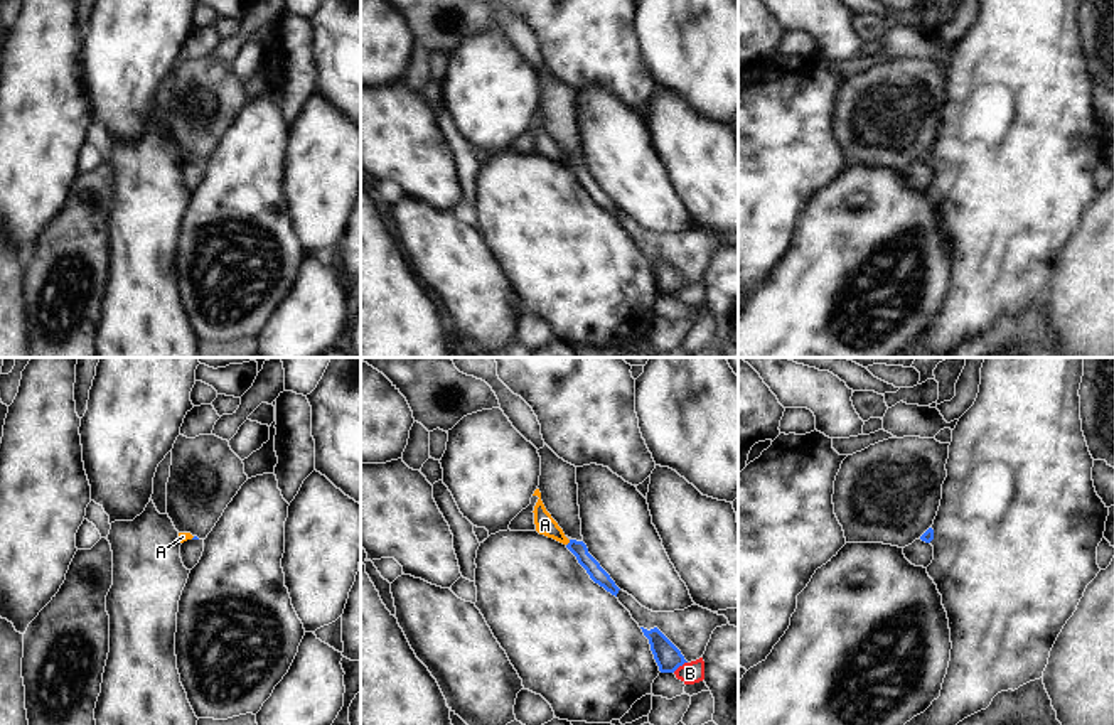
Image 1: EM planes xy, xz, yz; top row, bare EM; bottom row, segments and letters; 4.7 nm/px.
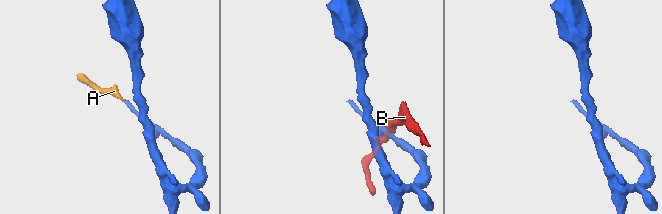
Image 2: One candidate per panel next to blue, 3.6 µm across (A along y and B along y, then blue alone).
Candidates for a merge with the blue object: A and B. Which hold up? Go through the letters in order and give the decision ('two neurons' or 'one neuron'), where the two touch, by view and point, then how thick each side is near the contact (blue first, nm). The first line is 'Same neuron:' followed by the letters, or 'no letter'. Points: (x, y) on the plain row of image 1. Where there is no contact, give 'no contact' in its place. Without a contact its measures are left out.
Same neuron: A
A: one neuron; contact xz (568, 166); calibres 80 and 100 nm
B: two neurons; contact xz (680, 287); calibres 120 and 100 nm

